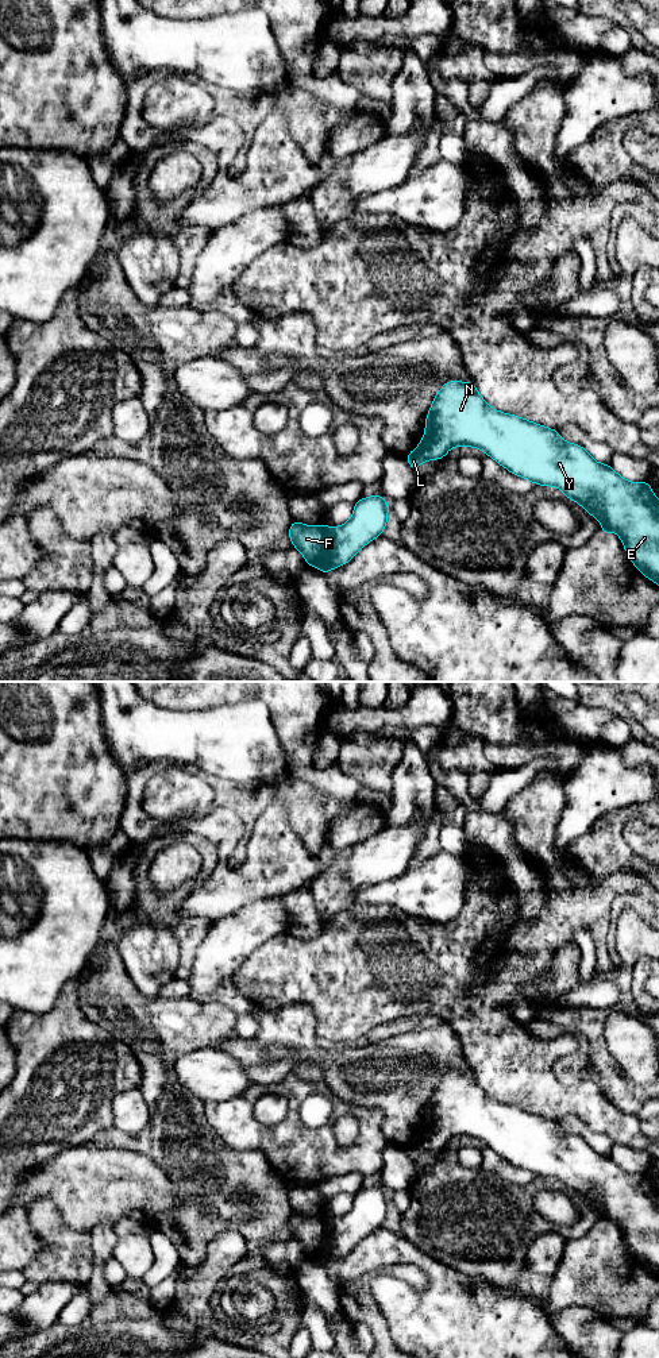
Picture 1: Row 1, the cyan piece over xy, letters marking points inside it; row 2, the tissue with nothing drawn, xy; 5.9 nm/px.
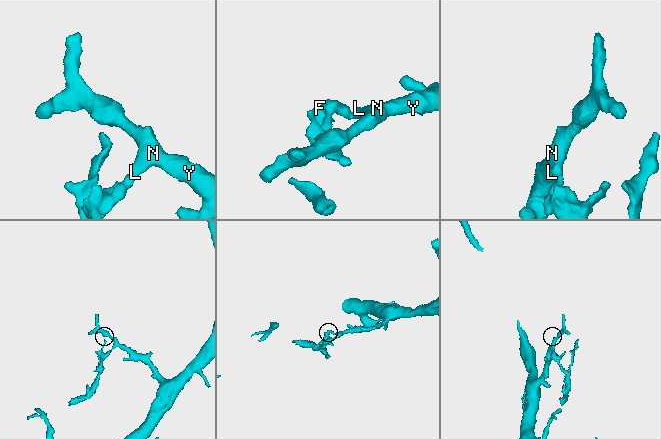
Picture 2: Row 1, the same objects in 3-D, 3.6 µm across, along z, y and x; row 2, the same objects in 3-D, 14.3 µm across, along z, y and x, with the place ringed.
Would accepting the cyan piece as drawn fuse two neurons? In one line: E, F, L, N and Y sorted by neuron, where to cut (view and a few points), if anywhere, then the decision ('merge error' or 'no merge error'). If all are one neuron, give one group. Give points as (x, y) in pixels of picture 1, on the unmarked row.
E L N Y / F; cut in xy along (327, 1218), (324, 1250), (318, 1258); merge error

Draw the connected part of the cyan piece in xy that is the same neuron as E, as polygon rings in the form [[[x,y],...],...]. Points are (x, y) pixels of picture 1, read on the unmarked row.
[[[448,1072],[433,1089],[424,1127],[406,1151],[416,1162],[423,1153],[443,1150],[450,1139],[460,1137],[483,1142],[535,1176],[560,1180],[601,1212],[601,1224],[617,1224],[637,1262],[659,1276],[659,1191],[648,1173],[625,1172],[609,1156],[596,1153],[583,1138],[564,1133],[558,1122],[493,1100],[471,1073]]]

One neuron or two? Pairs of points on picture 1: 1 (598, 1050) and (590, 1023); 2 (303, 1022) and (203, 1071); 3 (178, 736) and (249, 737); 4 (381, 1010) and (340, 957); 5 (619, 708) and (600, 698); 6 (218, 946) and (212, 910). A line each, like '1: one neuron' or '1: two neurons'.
1: one neuron
2: two neurons
3: one neuron
4: one neuron
5: one neuron
6: two neurons

